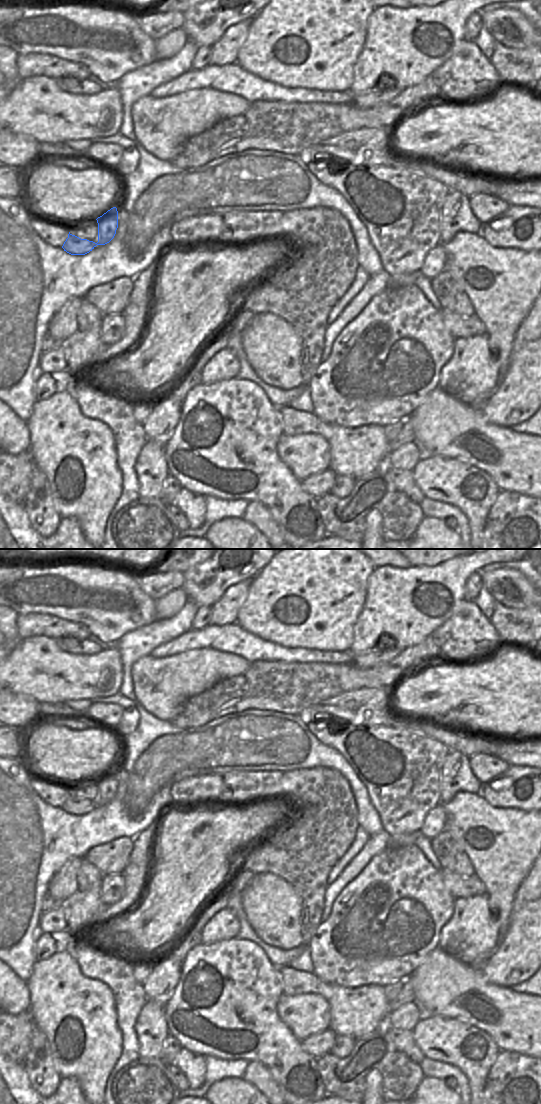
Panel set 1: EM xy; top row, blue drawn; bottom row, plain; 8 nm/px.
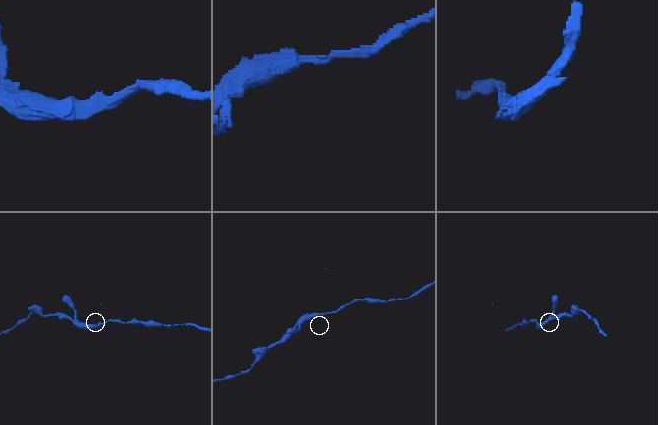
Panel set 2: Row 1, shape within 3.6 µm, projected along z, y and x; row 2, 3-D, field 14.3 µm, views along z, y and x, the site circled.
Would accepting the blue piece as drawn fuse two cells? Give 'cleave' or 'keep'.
keep

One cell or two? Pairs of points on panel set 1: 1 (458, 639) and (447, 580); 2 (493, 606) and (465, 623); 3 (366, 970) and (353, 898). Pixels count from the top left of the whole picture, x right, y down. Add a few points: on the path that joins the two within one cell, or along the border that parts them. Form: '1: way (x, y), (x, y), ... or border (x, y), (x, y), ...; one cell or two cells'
1: border (465, 598), (437, 629); two cells
2: border (473, 601), (496, 631); two cells
3: way (366, 952), (366, 916); one cell

